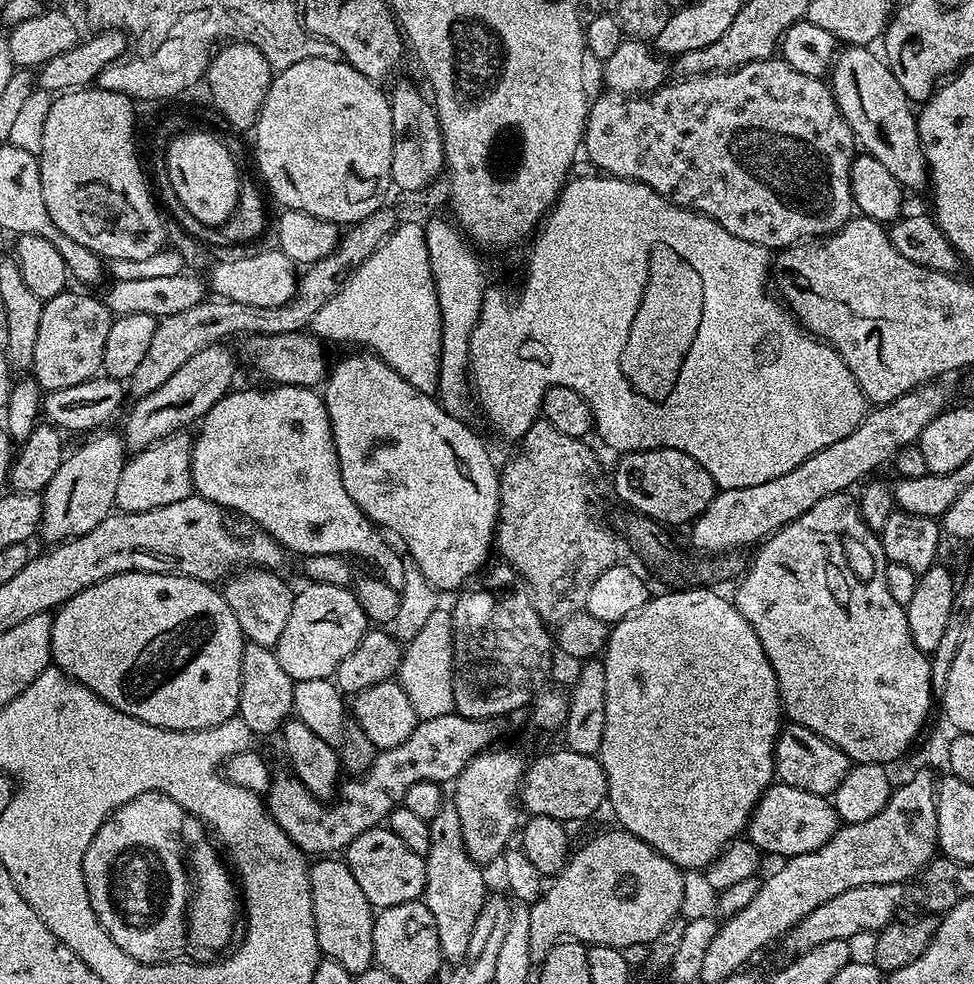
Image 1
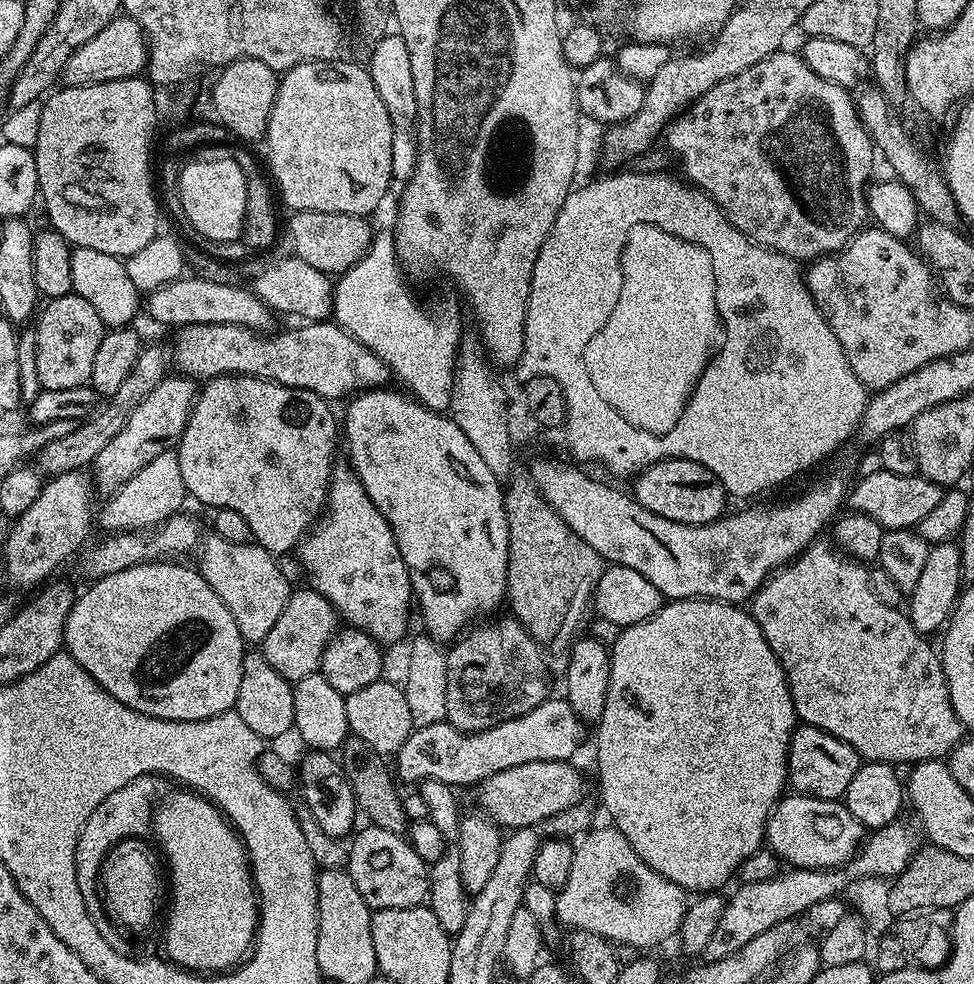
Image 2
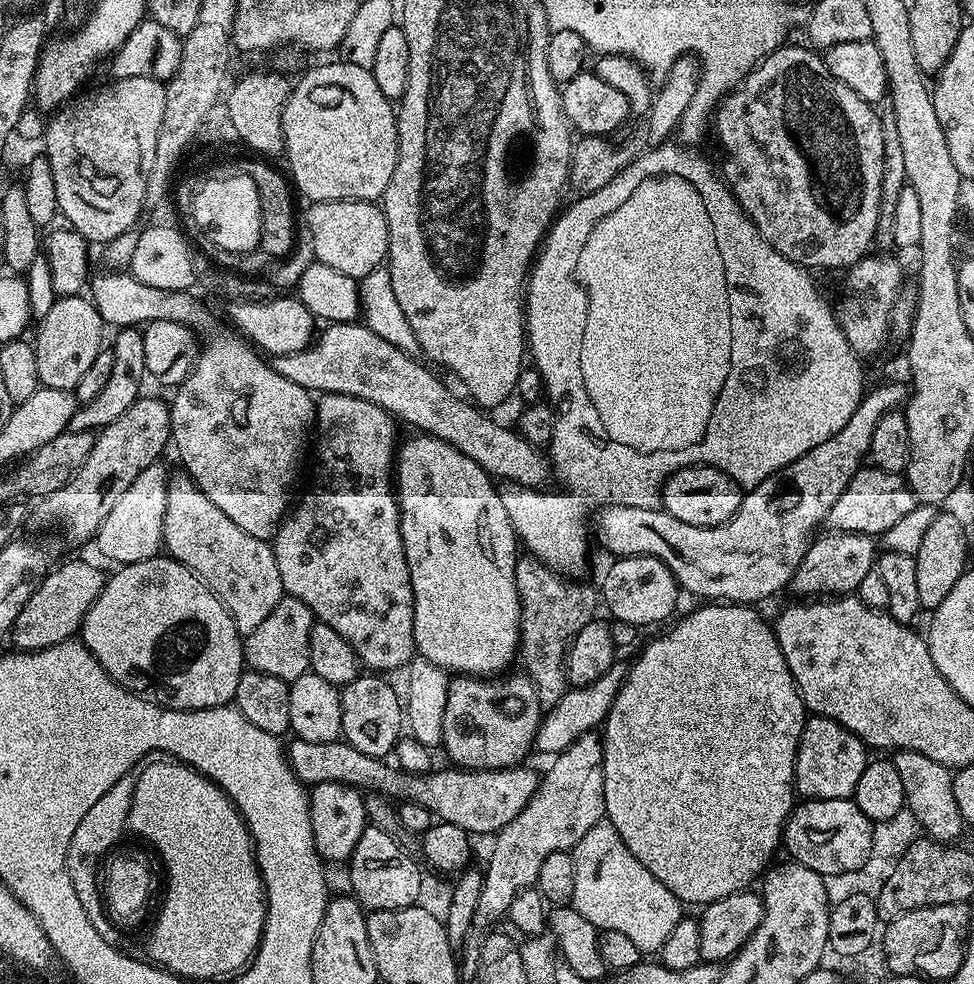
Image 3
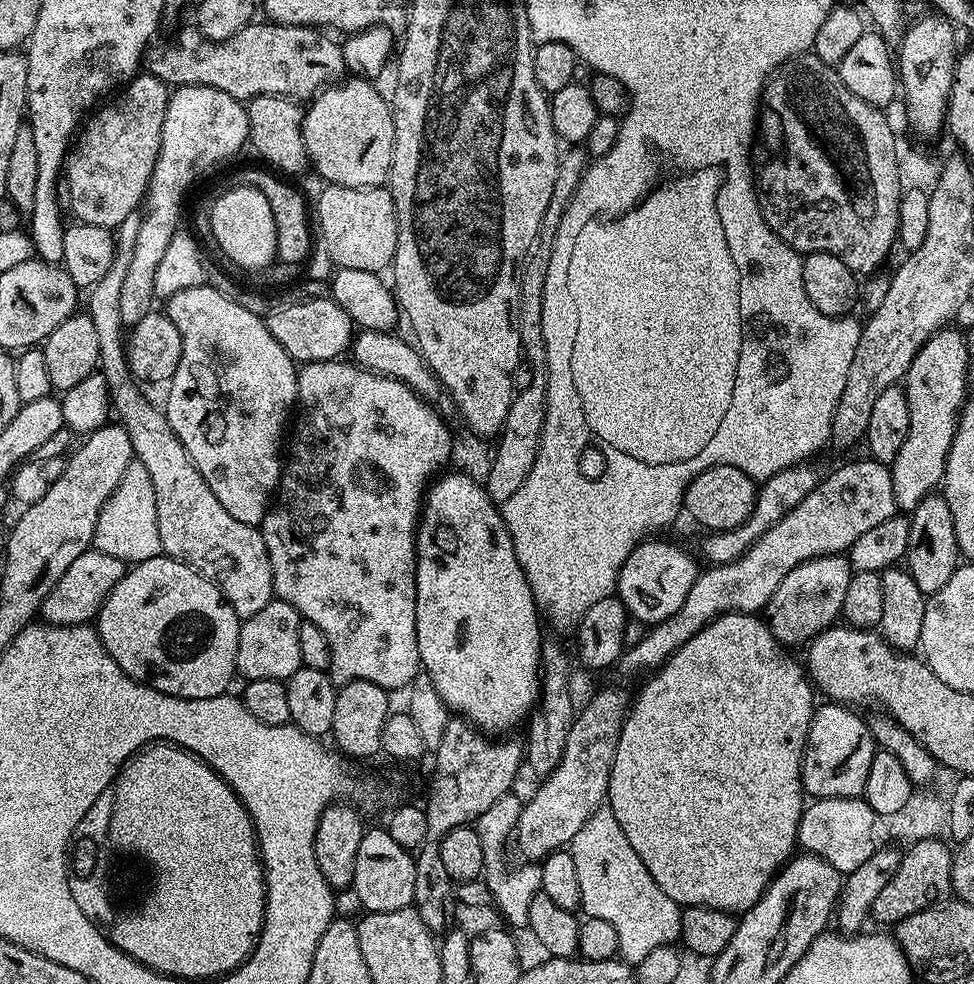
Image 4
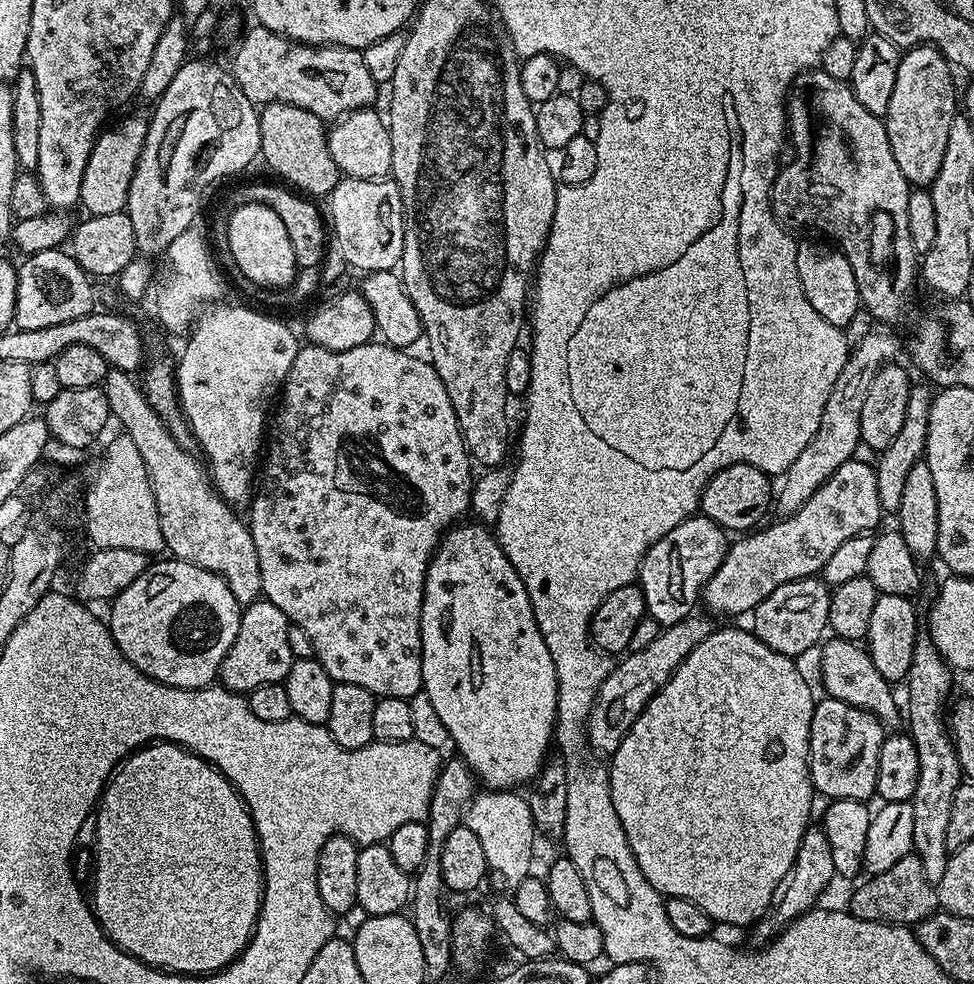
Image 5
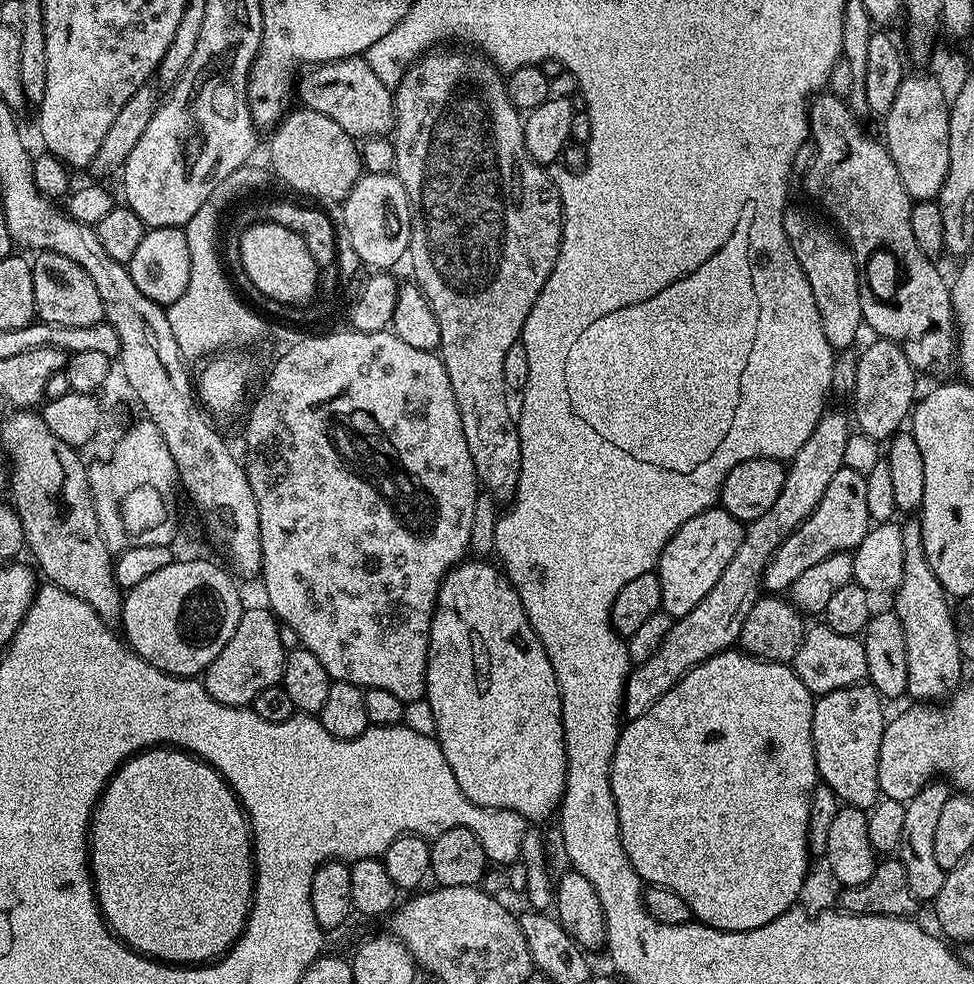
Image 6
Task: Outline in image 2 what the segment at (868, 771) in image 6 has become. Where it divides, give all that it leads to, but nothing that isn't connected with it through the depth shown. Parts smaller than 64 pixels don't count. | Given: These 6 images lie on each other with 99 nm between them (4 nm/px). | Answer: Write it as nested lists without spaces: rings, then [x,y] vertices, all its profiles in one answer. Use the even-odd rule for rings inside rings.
[[[800,724],[788,747],[788,784],[796,787],[793,789],[802,796],[840,800],[861,763],[854,746],[842,742],[842,738],[834,738],[834,734],[826,734],[809,724]]]

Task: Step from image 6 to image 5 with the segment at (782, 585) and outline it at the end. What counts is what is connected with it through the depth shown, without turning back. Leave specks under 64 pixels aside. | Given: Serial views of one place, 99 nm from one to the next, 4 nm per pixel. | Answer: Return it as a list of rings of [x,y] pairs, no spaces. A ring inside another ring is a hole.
[[[853,459],[842,462],[842,466],[838,466],[838,470],[830,474],[826,483],[814,490],[814,494],[810,494],[810,502],[806,502],[806,506],[798,509],[793,516],[777,519],[777,524],[772,524],[769,528],[761,527],[759,530],[749,531],[737,539],[740,540],[737,544],[735,541],[729,547],[722,566],[718,566],[716,573],[706,582],[702,604],[709,608],[709,613],[717,612],[720,616],[740,616],[743,612],[744,615],[751,614],[763,600],[774,594],[778,586],[823,573],[826,562],[830,562],[834,550],[838,550],[842,542],[850,542],[850,538],[871,533],[871,528],[880,519],[882,513],[878,502],[878,478],[875,467]]]

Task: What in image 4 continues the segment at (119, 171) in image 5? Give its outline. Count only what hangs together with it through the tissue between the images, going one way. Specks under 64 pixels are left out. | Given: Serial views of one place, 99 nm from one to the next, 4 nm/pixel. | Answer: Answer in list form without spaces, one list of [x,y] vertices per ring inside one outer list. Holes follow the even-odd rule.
[[[142,72],[120,95],[120,100],[97,109],[81,127],[64,167],[75,217],[81,223],[111,229],[137,211],[146,194],[160,149],[170,90],[163,80]]]

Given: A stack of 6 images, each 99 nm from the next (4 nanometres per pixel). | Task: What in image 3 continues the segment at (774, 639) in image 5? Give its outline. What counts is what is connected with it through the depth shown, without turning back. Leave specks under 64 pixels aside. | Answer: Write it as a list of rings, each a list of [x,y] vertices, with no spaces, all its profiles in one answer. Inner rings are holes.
[[[825,531],[817,535],[808,545],[808,553],[802,558],[798,570],[792,575],[791,591],[796,591],[800,598],[812,598],[823,594],[828,598],[846,596],[859,589],[862,578],[874,570],[878,559],[878,544],[873,537],[857,532]]]

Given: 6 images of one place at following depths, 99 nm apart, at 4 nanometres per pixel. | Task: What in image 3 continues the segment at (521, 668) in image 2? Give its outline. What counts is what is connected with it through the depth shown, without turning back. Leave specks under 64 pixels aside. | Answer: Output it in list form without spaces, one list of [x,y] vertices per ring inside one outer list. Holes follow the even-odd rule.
[[[513,671],[499,678],[481,678],[456,674],[449,679],[446,710],[442,721],[440,744],[451,763],[465,770],[514,768],[525,763],[528,751],[533,751],[536,732],[542,719],[542,705],[531,678],[523,671]]]

